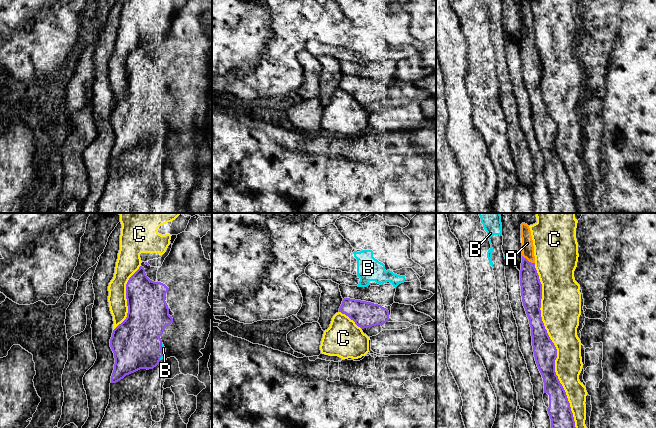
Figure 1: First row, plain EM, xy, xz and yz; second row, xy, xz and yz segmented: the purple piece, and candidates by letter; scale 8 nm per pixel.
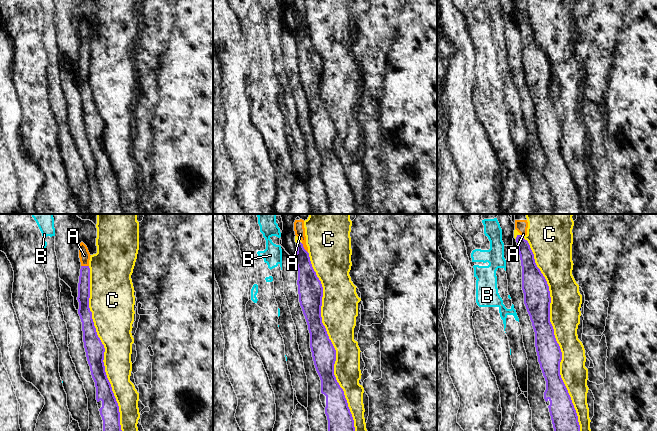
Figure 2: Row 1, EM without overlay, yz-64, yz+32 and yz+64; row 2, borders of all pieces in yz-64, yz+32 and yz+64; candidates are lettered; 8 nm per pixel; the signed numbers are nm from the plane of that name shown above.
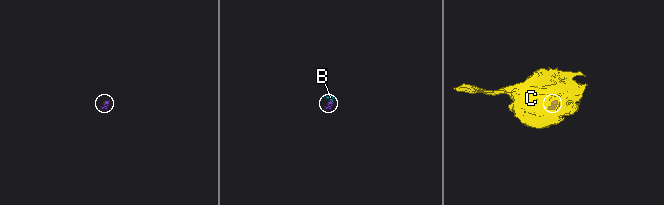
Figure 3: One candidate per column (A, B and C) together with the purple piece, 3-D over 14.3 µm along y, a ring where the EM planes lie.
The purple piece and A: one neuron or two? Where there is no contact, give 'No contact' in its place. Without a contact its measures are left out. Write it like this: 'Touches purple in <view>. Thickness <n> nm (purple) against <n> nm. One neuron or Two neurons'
Touches purple in yz. Thickness 180 nm (purple) against 100 nm. One neuron

